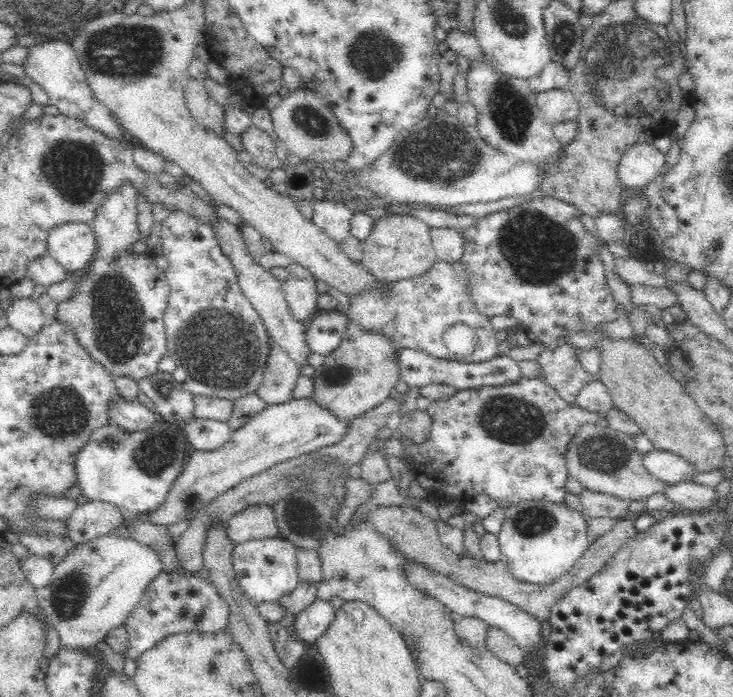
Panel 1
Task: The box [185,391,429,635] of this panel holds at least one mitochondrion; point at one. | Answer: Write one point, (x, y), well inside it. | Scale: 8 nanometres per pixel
(301, 521)

